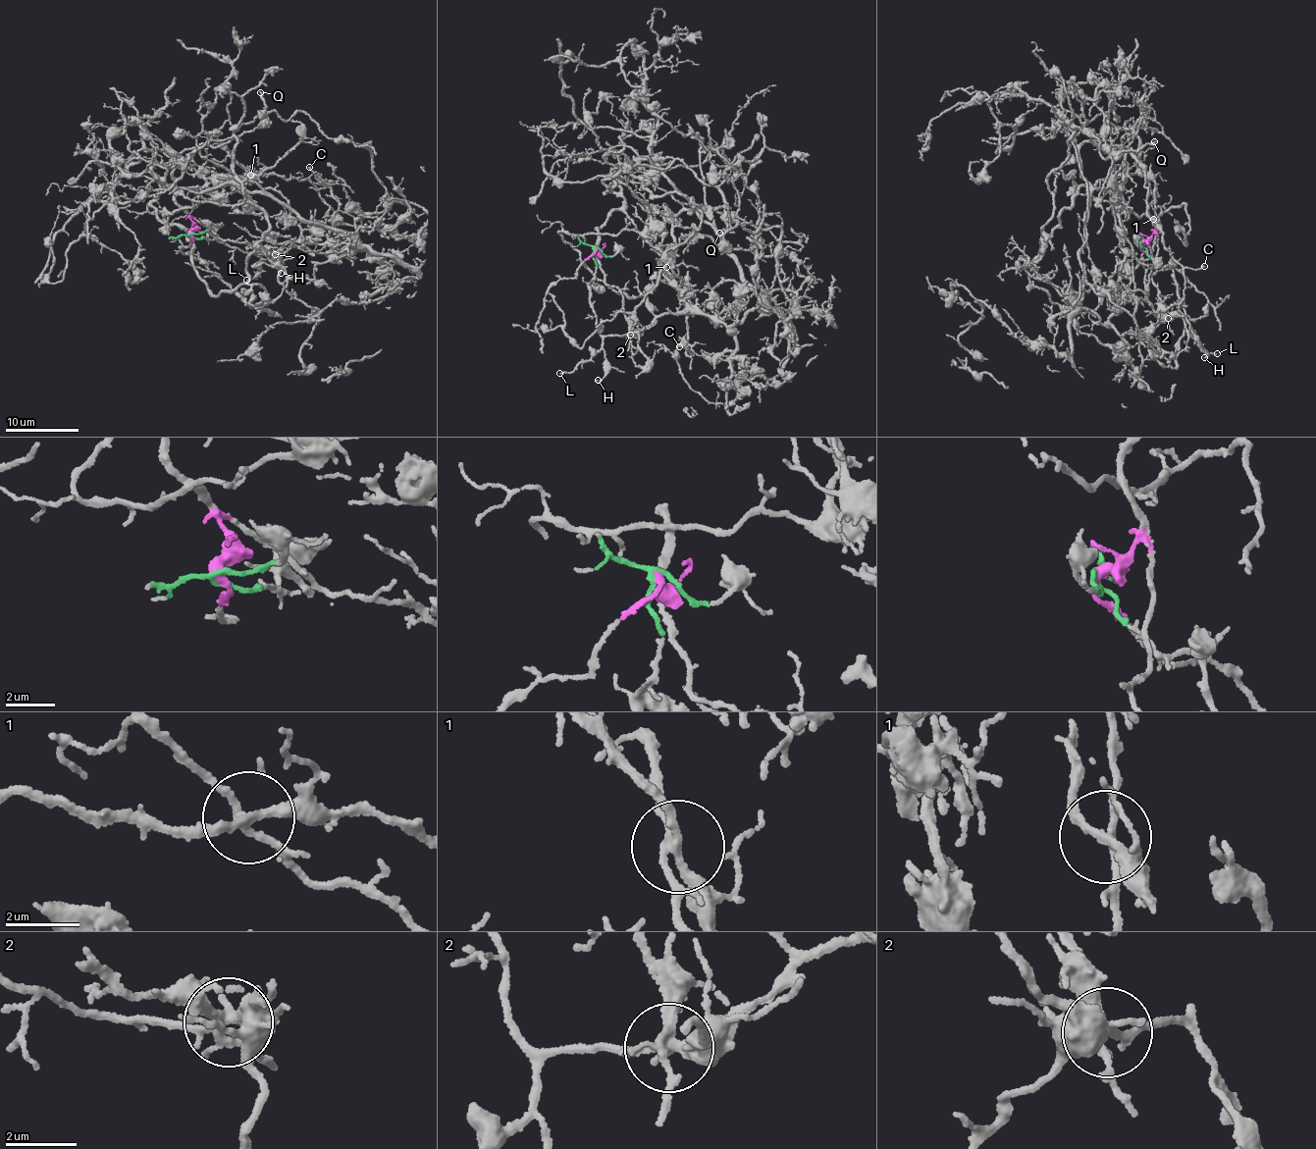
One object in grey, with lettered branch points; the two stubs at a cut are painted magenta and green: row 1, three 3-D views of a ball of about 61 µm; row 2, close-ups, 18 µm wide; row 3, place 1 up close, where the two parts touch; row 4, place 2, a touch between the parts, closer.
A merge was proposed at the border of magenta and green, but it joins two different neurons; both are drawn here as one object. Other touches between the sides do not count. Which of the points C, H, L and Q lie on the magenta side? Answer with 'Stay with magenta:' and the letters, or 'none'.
Stay with magenta: C

